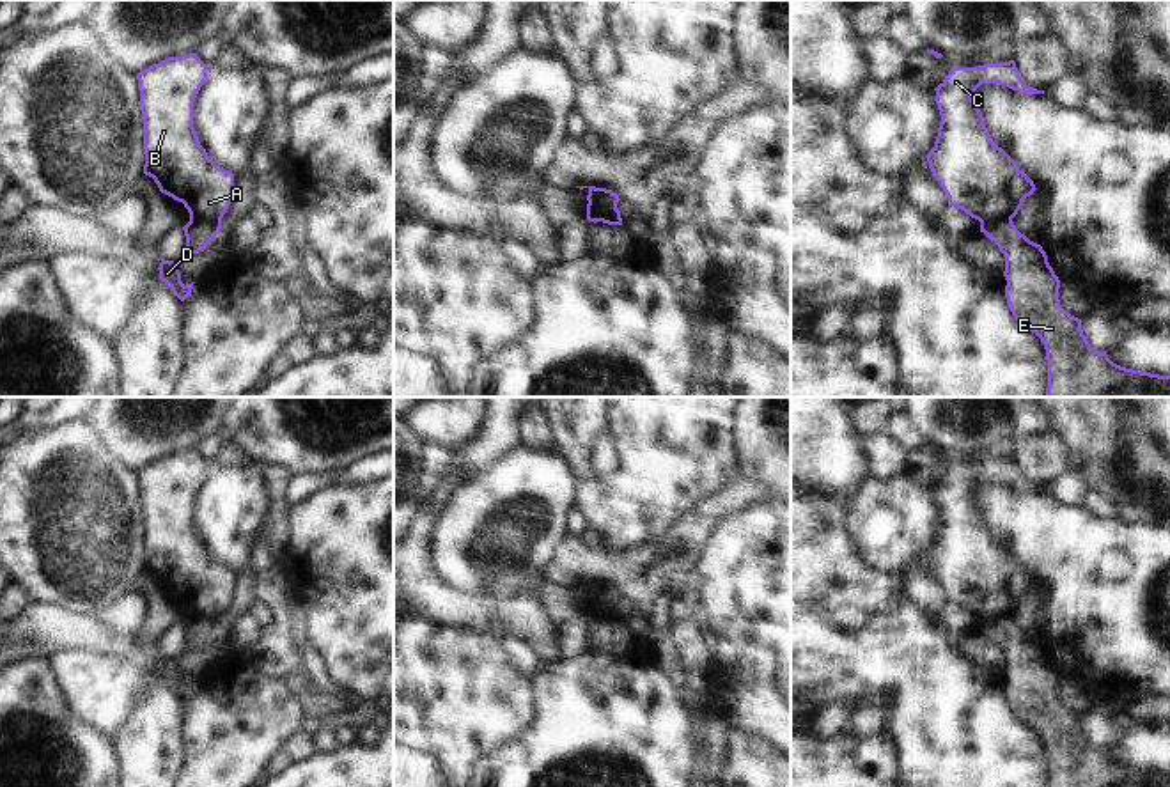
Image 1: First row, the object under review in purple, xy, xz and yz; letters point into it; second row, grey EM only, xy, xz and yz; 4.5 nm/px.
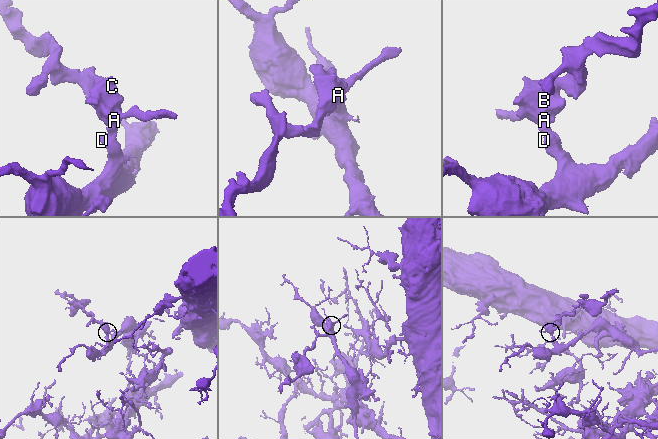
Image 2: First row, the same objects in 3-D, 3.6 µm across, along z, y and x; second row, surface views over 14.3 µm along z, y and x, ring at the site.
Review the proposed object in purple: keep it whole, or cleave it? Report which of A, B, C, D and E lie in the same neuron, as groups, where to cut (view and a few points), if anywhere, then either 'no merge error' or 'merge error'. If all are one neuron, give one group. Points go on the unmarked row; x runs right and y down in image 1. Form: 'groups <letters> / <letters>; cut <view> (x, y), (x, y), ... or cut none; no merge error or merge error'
groups A B C / D E; cut xy (220, 614), (190, 617); merge error

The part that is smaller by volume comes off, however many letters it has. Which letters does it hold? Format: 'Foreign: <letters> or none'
Foreign: A, B, C

